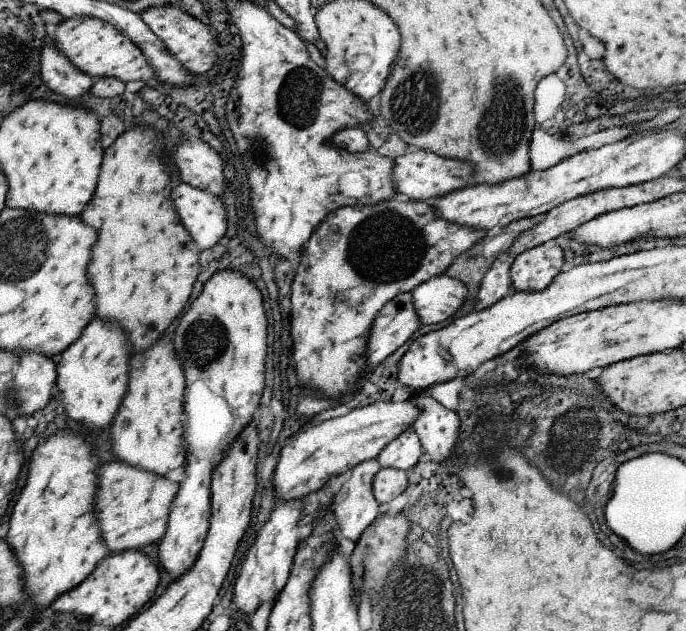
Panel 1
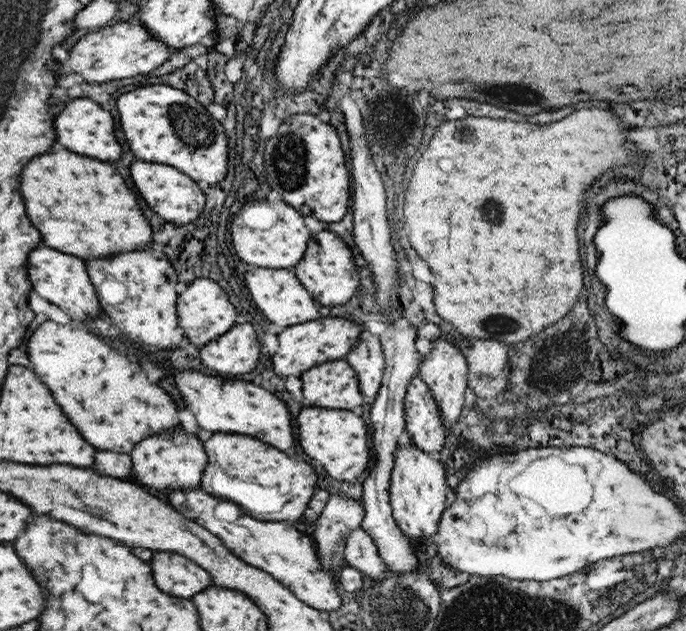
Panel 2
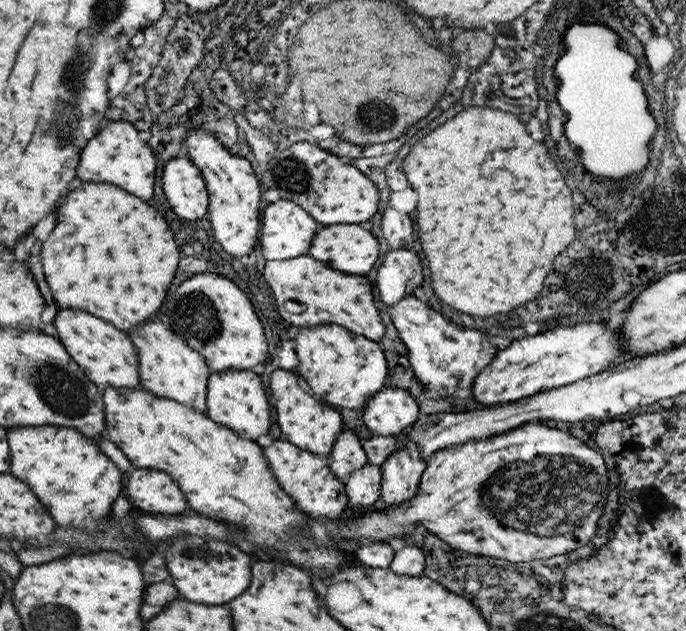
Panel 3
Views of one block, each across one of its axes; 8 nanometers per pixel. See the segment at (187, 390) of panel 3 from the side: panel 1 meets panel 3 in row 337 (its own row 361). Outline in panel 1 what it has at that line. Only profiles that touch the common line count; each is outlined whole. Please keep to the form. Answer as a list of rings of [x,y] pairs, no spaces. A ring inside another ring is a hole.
[[[161,344],[149,348],[143,354],[129,356],[129,384],[125,398],[121,402],[121,414],[115,416],[111,424],[111,450],[115,460],[125,462],[133,468],[141,468],[151,472],[159,478],[165,478],[167,472],[185,464],[183,456],[183,390],[185,390],[185,376],[181,370],[181,362],[173,350],[173,344]]]

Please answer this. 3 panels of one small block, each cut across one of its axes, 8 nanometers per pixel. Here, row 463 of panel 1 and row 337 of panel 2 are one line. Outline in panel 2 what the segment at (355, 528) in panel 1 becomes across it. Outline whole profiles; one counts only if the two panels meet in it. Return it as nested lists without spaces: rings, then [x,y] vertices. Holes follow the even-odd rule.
[[[367,330],[361,334],[357,346],[345,358],[349,366],[357,372],[361,394],[367,396],[369,402],[377,398],[383,372],[385,372],[385,354],[379,342],[379,336],[369,334]]]

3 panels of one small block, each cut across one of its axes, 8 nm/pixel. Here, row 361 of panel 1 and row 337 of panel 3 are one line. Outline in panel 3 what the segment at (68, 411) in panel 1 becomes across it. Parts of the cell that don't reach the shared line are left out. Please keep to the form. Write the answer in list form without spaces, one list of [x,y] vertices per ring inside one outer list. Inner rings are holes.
[[[57,310],[55,322],[55,338],[65,346],[65,350],[71,354],[71,358],[81,366],[81,370],[87,374],[87,378],[97,384],[97,388],[105,386],[109,390],[143,390],[141,378],[139,378],[139,356],[137,348],[131,338],[119,330],[115,330],[111,324],[85,314],[81,310]]]

